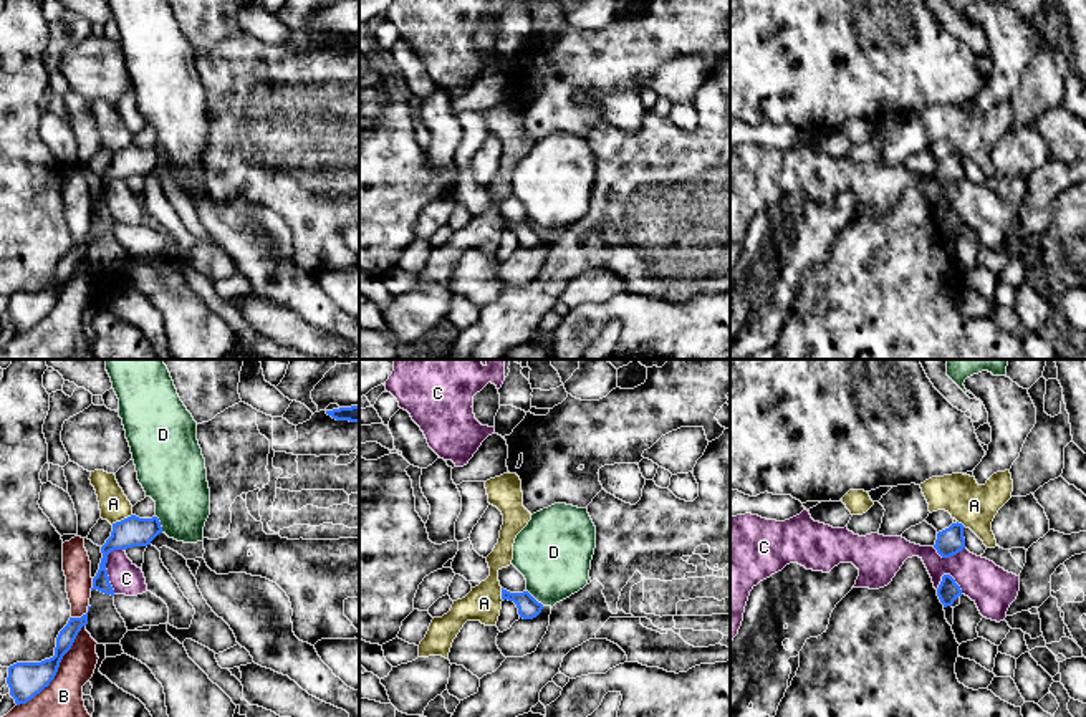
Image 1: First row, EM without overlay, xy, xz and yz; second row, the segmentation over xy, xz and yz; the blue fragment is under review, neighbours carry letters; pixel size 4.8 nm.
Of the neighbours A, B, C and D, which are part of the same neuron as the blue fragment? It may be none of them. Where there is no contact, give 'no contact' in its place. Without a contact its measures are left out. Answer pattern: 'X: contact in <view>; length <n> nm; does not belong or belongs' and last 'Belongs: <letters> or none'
A: contact in xy; length 120 nm; does not belong
B: contact in xy; length 500 nm; does not belong
C: contact in xy; length 220 nm; does not belong
D: contact in xy; length 90 nm; does not belong
Belongs: none

